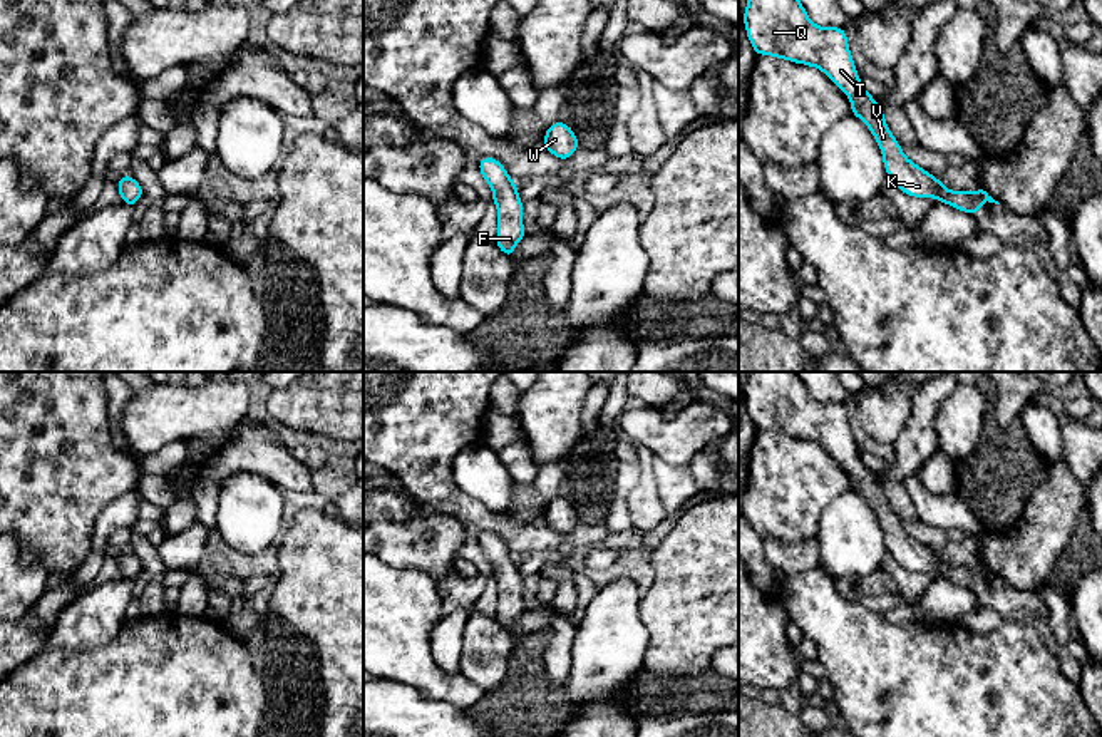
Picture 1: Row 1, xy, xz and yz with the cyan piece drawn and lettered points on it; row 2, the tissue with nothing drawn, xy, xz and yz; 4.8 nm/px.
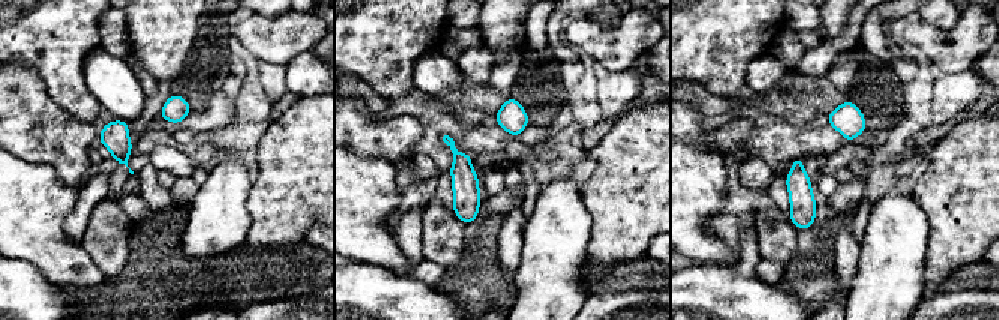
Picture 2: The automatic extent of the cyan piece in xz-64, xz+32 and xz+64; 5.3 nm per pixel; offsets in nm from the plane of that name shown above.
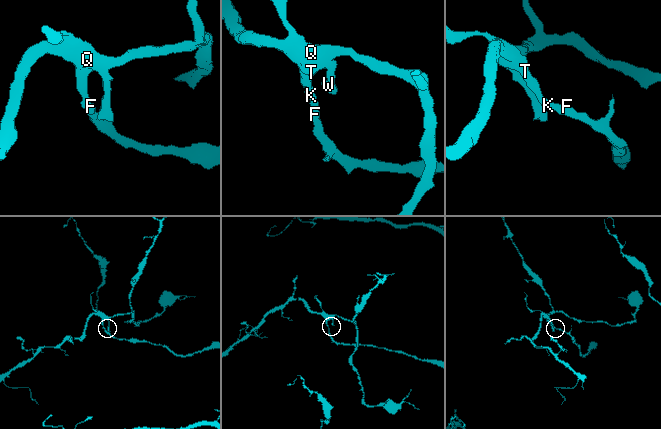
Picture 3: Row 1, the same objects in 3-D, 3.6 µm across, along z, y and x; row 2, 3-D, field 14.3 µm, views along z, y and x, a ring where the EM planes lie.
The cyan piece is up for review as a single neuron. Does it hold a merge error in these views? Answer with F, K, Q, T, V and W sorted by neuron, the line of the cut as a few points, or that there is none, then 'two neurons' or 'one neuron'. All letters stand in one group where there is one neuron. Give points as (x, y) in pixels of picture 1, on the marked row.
groups F K Q T V W; cut none; one neuron

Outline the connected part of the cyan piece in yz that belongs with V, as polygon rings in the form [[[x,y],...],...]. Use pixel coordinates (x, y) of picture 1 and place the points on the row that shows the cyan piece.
[[[749,0],[744,23],[755,54],[817,67],[849,97],[851,114],[873,132],[886,174],[904,194],[933,196],[970,214],[976,214],[983,201],[1000,204],[985,186],[980,191],[946,189],[936,176],[904,156],[886,124],[884,111],[861,85],[844,28],[812,23],[801,0]]]

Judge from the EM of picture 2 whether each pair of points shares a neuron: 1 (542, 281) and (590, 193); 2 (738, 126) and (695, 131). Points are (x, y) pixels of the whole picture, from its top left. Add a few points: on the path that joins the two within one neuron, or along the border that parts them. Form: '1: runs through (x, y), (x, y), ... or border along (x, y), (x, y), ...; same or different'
1: border along (578, 187), (578, 194), (590, 217), (590, 239); different
2: runs through (728, 137), (705, 137); same

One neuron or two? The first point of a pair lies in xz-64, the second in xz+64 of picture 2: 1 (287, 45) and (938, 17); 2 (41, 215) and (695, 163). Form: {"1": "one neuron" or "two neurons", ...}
{"1": "two neurons", "2": "one neuron"}

